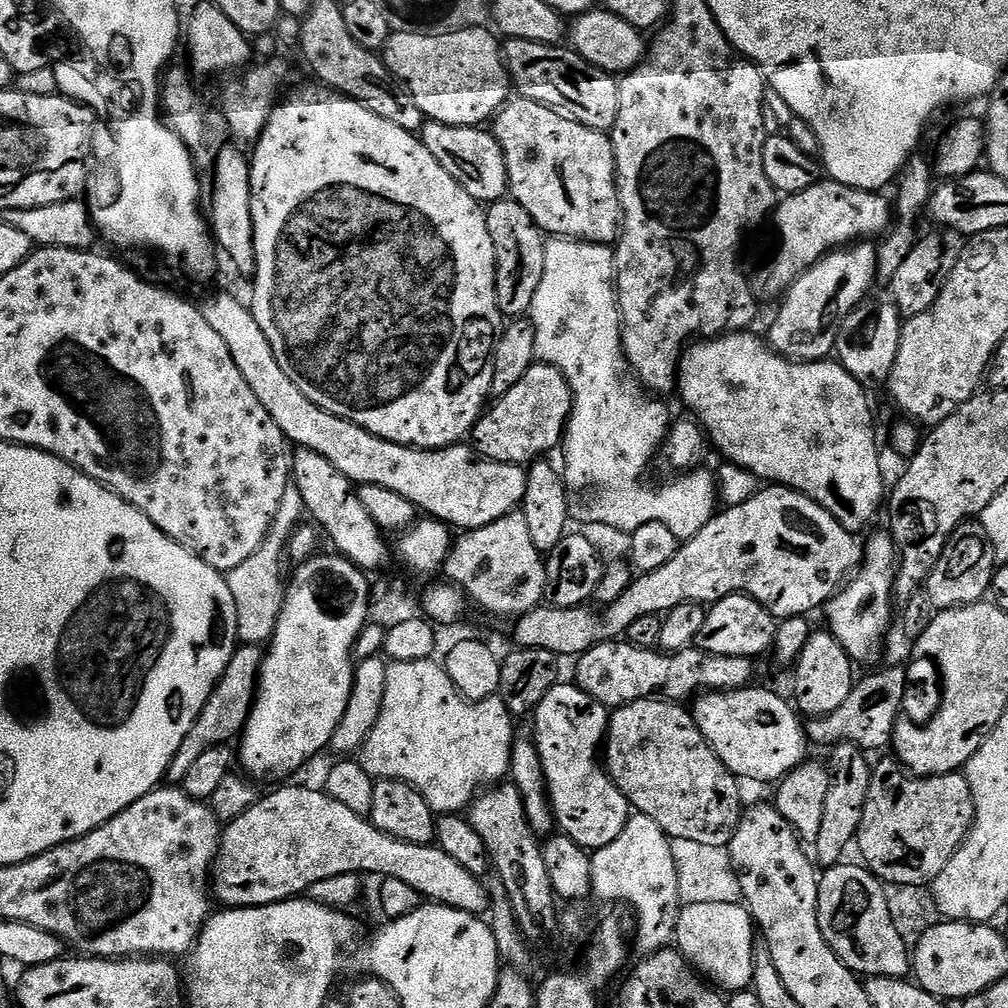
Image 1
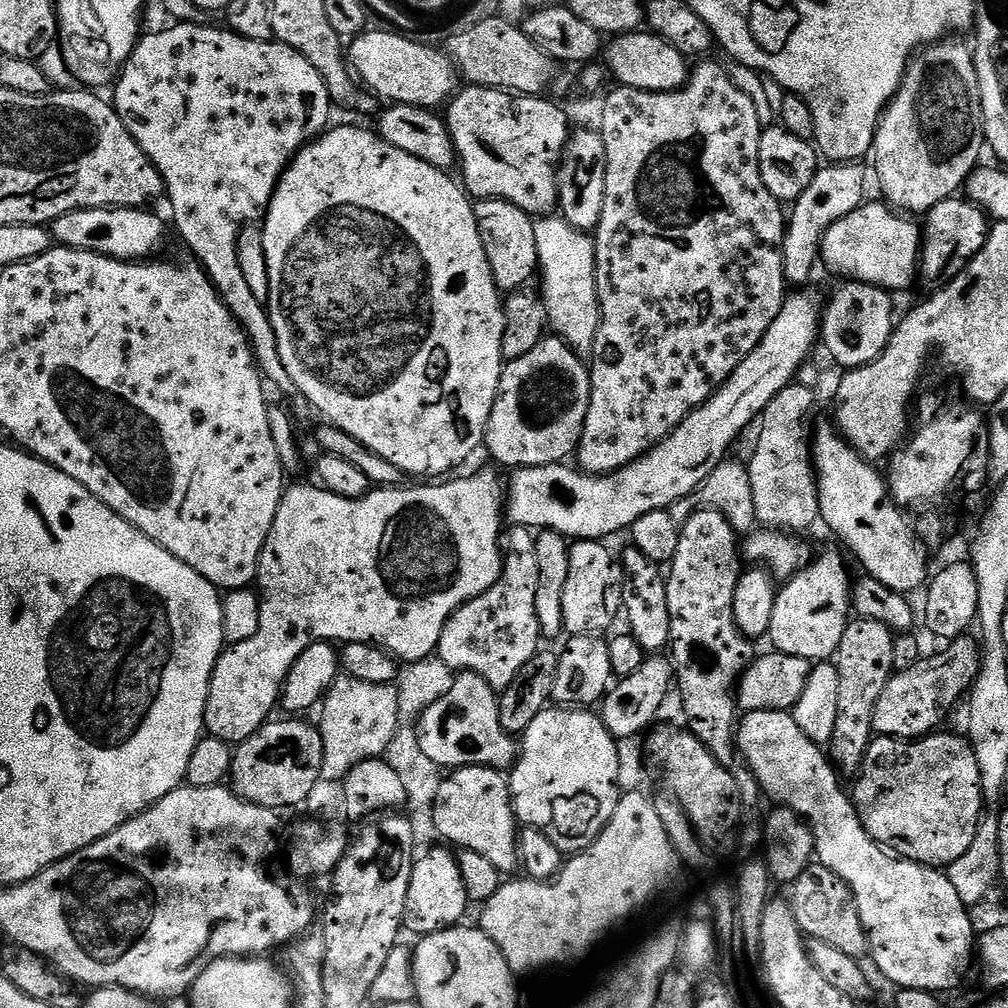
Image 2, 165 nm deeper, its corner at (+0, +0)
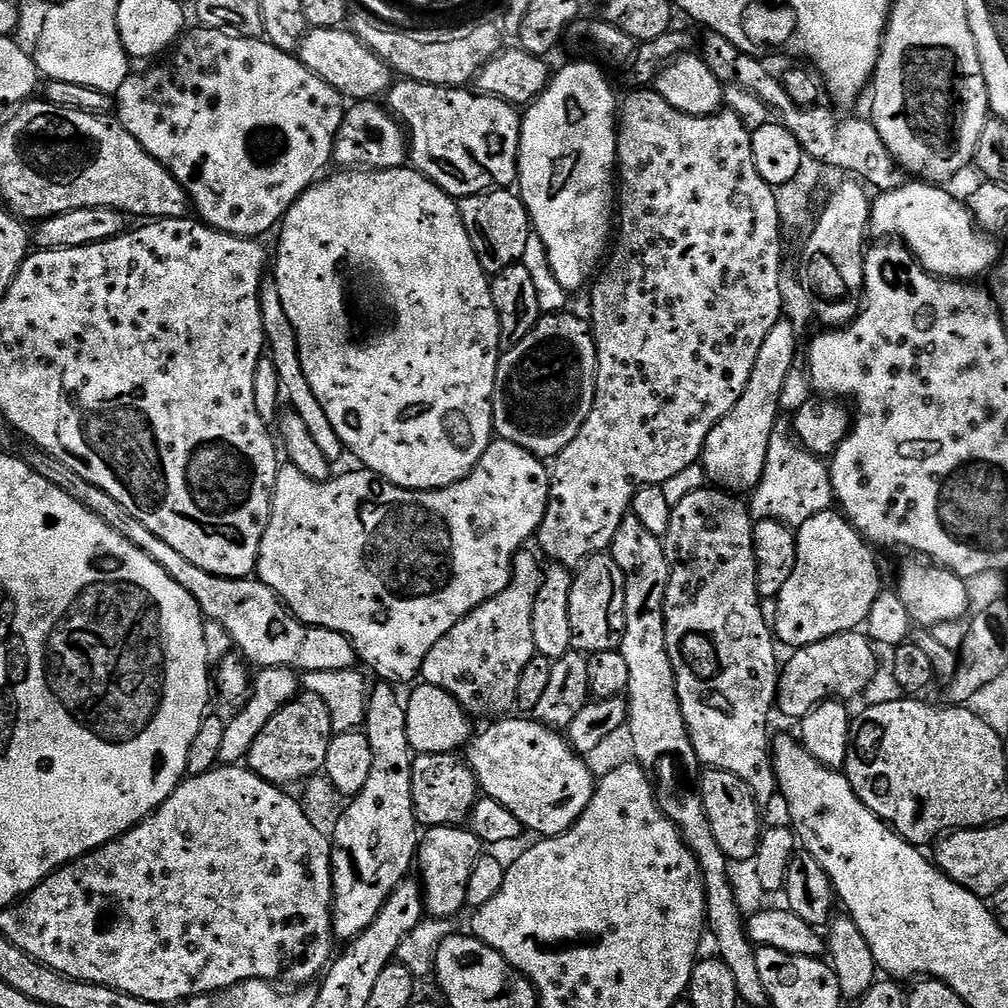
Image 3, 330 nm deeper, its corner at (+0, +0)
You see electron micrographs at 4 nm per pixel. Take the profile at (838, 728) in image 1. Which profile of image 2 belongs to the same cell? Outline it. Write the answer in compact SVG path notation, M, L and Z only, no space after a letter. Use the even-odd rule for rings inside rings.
M962 635L952 640L945 652L929 660L928 657L921 658L914 666L901 672L893 671L886 682L886 690L882 690L882 698L878 698L874 706L873 733L897 736L899 740L919 740L935 733L941 727L940 719L944 712L950 711L960 699L963 701L971 693L980 673L982 648L970 637Z

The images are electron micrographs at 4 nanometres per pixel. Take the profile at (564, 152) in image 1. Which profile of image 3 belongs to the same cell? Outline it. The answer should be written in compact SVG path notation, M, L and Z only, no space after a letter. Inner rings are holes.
M400 78L386 93L386 107L406 129L411 167L437 184L448 196L463 198L479 192L508 190L517 183L516 159L520 149L522 116L513 105L493 96L477 94L467 87L439 88Z

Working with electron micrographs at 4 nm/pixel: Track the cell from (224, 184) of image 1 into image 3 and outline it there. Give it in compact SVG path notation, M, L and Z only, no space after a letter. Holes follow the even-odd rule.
M265 279L260 288L260 305L262 306L262 326L264 327L264 339L266 341L267 355L274 362L274 370L278 370L280 379L280 391L283 399L290 403L291 411L306 422L306 430L314 437L315 444L322 449L322 454L333 462L339 462L346 456L344 444L338 438L334 426L330 426L330 418L326 418L326 410L322 410L322 402L314 398L314 390L310 390L310 382L306 382L306 374L302 370L302 362L298 354L298 338L294 334L294 326L290 326L290 317L282 307L282 297L278 294L278 286L275 279Z

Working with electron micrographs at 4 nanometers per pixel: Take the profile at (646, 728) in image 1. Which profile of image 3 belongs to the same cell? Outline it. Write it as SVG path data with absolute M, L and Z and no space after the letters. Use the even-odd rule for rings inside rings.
M708 770L699 777L698 787L702 806L706 810L706 818L710 822L710 830L714 834L722 854L729 862L751 861L756 855L756 843L760 841L762 831L761 809L752 799L752 795L748 793L743 782L734 778L734 774Z

